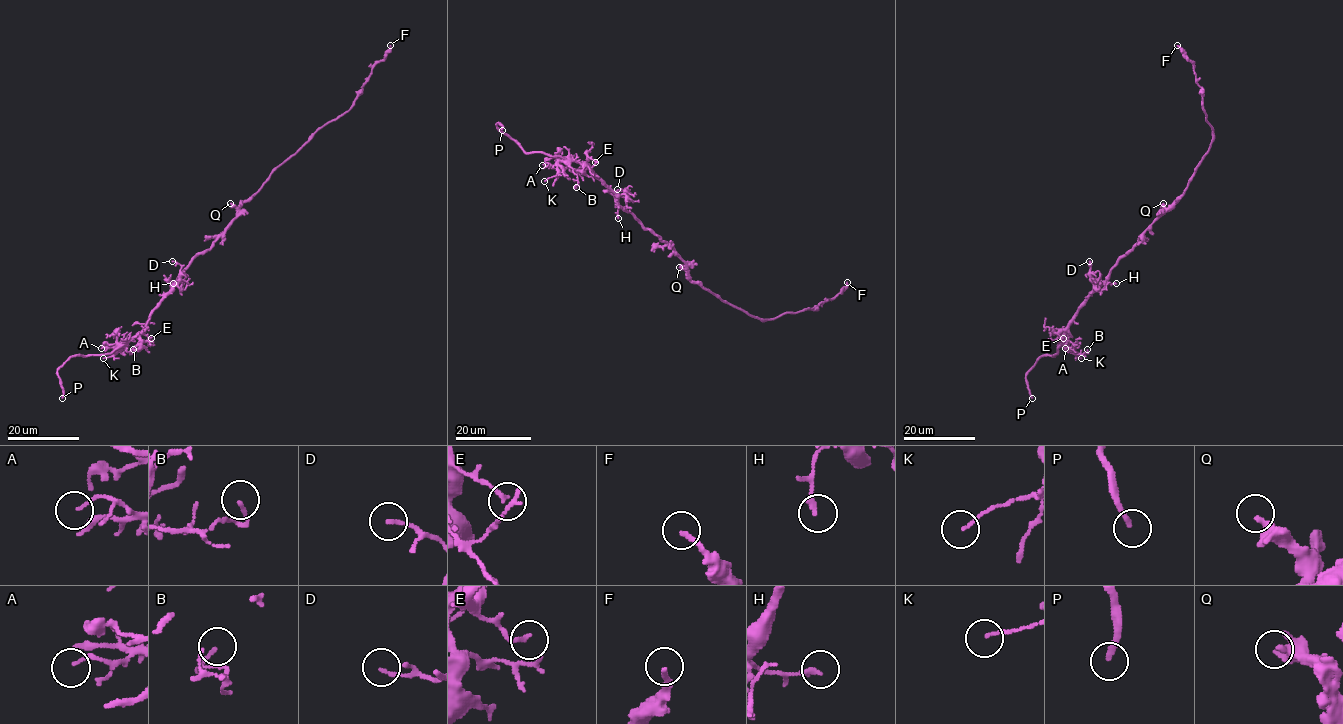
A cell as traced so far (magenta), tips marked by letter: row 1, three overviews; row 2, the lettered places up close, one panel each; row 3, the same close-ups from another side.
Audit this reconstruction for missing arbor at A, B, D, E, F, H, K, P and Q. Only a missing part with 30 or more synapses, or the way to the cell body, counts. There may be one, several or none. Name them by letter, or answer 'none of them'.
P

